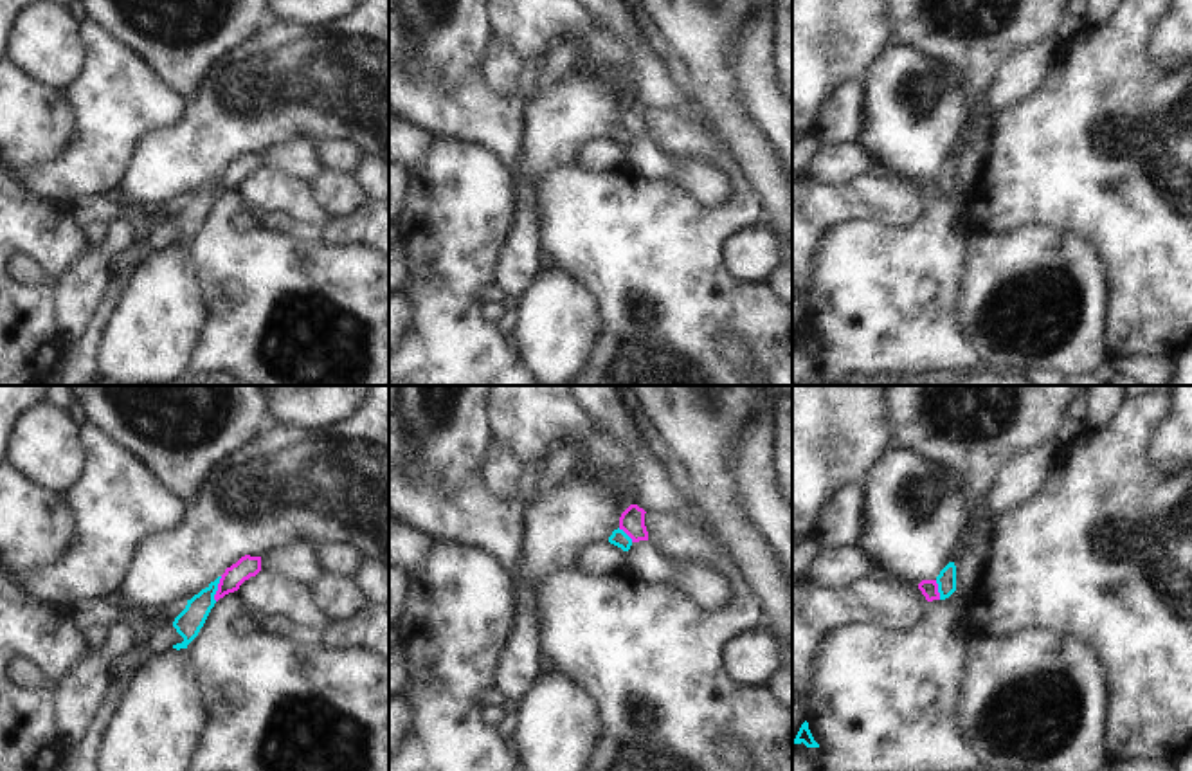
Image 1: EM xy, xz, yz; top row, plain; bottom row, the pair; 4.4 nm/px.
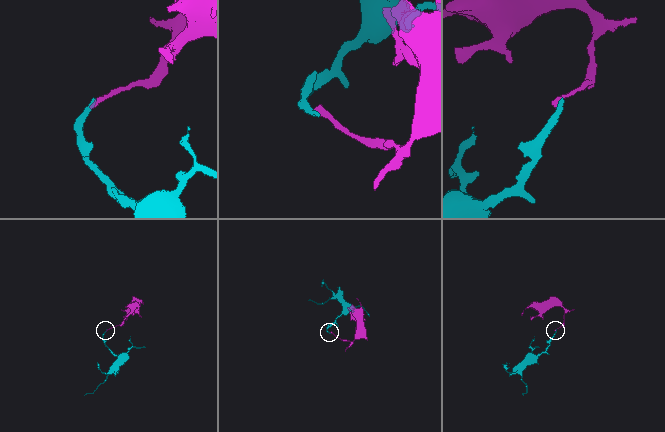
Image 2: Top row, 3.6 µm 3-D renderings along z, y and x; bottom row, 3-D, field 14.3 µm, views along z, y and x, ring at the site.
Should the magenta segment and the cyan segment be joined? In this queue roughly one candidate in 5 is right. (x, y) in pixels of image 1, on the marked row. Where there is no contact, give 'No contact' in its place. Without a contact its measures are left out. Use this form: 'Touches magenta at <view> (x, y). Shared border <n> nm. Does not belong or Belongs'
Touches magenta at xy (218, 589). Shared border 120 nm. Does not belong.

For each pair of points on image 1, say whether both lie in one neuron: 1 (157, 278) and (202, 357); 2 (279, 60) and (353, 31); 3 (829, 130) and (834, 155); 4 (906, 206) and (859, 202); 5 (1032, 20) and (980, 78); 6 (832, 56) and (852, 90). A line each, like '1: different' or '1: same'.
1: different
2: same
3: different
4: same
5: same
6: different

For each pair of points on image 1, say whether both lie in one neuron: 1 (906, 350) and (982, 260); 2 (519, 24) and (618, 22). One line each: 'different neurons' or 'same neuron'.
1: different neurons
2: different neurons

